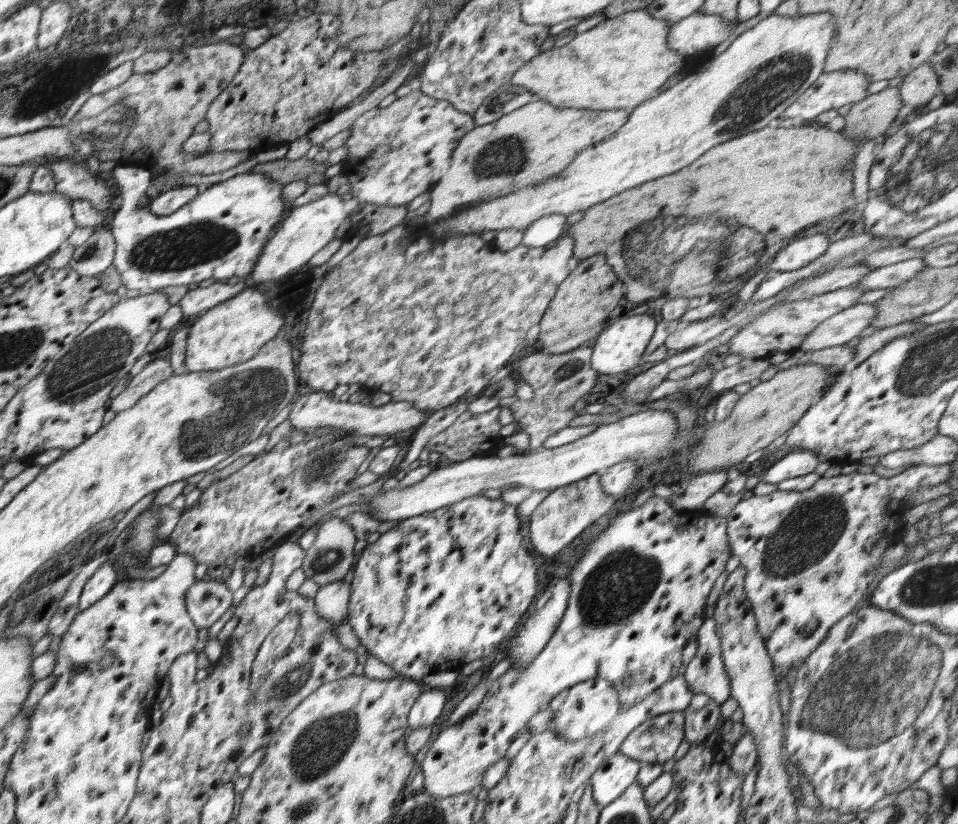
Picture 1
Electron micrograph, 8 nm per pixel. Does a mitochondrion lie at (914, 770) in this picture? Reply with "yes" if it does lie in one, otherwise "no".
no

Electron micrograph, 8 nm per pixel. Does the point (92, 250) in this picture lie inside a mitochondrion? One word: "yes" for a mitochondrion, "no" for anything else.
yes

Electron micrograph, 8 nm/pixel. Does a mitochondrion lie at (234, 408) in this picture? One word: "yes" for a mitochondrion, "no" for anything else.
yes

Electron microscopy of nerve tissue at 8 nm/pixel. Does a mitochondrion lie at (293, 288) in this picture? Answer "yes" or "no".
no

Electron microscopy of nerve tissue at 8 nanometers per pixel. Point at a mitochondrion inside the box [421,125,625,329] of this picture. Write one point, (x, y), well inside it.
(501, 157)

